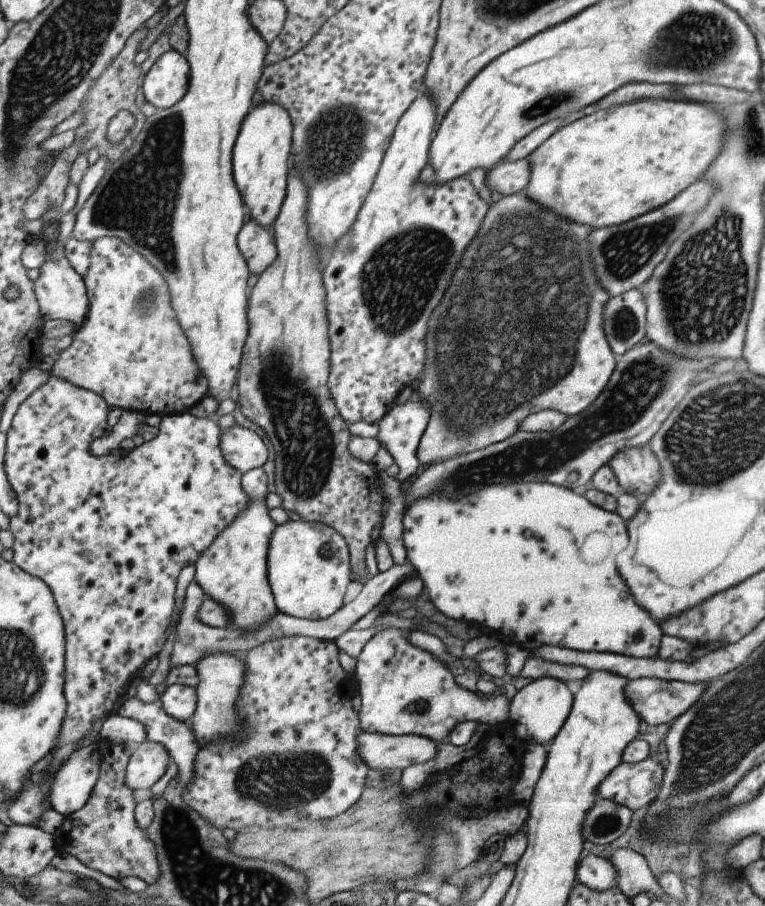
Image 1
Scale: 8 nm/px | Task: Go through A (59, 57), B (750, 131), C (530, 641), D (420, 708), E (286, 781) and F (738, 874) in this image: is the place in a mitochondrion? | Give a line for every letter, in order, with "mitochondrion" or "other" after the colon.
A: mitochondrion
B: mitochondrion
C: other
D: other
E: mitochondrion
F: other

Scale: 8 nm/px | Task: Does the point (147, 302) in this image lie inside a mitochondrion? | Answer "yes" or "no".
yes

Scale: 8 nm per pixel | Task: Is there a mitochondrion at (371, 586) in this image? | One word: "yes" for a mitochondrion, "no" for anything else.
no

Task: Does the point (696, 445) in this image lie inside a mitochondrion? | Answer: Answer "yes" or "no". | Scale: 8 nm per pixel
yes

